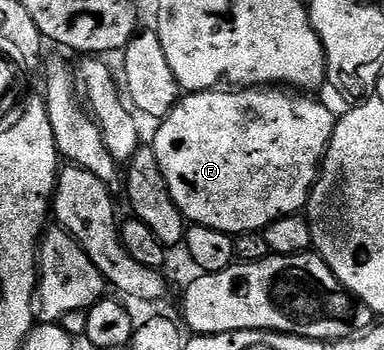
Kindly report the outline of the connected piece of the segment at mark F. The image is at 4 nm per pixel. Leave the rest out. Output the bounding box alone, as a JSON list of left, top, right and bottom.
[151,86,335,237]

